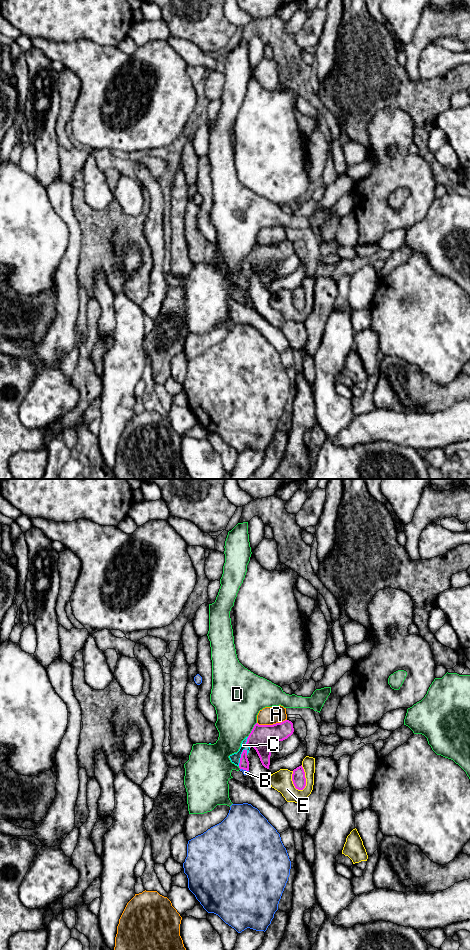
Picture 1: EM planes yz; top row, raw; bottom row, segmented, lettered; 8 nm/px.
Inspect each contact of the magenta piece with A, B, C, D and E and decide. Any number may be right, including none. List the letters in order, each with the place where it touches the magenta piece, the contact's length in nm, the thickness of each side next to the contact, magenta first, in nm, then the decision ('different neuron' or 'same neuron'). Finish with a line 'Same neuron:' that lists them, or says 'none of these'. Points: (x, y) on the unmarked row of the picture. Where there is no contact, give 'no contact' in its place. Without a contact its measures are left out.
A: meets magenta in yz at (271, 245); contact 240 nm long; 200 nm thick on the magenta side, 140 nm on the other; different neuron
B: meets magenta in yz at (244, 289); contact 80 nm long; 80 nm thick on the magenta side, 40 nm on the other; different neuron
C: meets magenta in yz at (241, 277); contact 160 nm long; 80 nm thick on the magenta side, 80 nm on the other; same neuron
D: meets magenta in yz at (252, 249); contact 140 nm long; 200 nm thick on the magenta side, 380 nm on the other; different neuron
E: meets magenta in yz at (305, 299); contact 220 nm long; 110 nm thick on the magenta side, 160 nm on the other; different neuron
Same neuron: C

